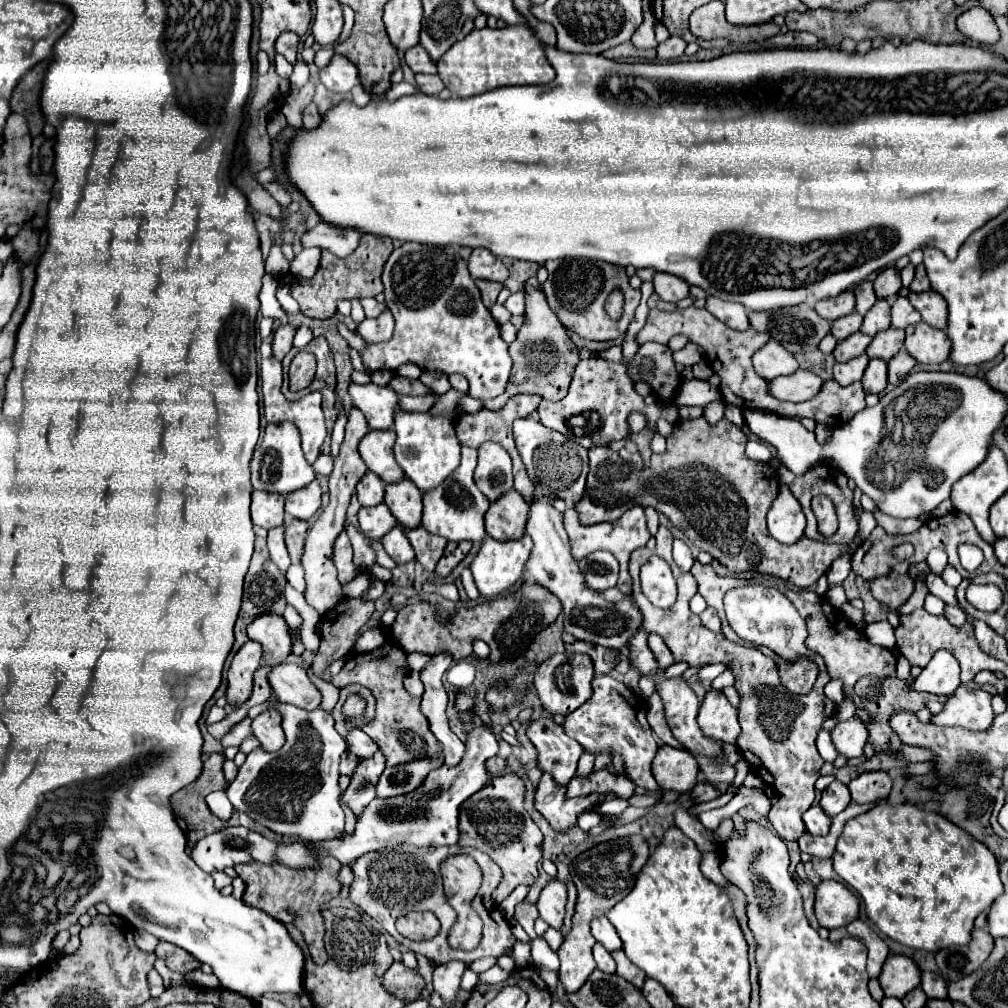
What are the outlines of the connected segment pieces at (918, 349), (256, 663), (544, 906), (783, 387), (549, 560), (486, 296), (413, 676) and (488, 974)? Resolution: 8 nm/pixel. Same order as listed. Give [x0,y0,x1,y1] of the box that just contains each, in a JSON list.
[[904,322,950,364],[228,640,262,706],[538,880,568,930],[770,370,824,402],[526,494,642,648],[476,280,502,308],[404,672,424,696],[476,968,514,986]]

